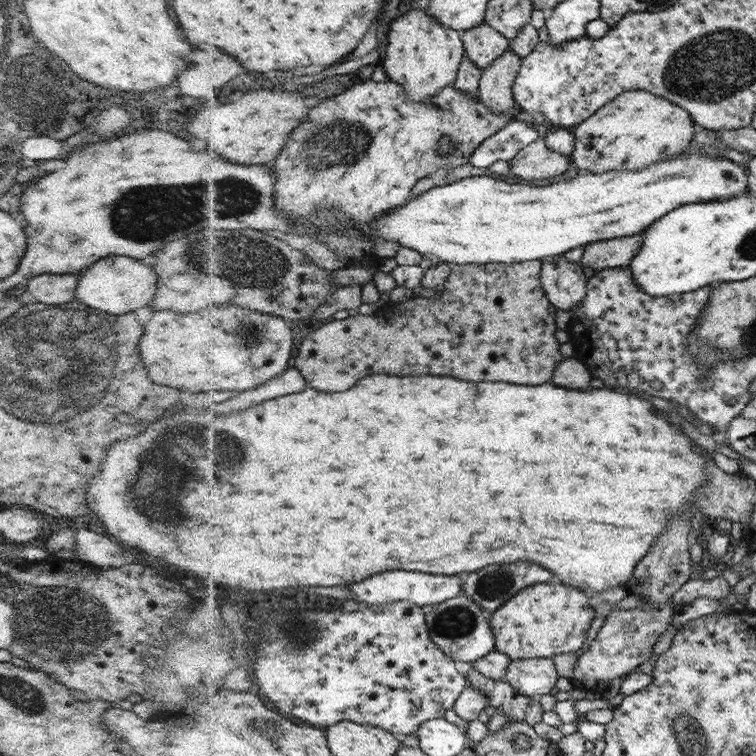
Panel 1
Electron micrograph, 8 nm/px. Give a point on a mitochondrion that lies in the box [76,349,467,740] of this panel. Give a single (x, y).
(152, 502)

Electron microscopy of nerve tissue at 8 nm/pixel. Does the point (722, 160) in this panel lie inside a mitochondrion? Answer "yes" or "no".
no

